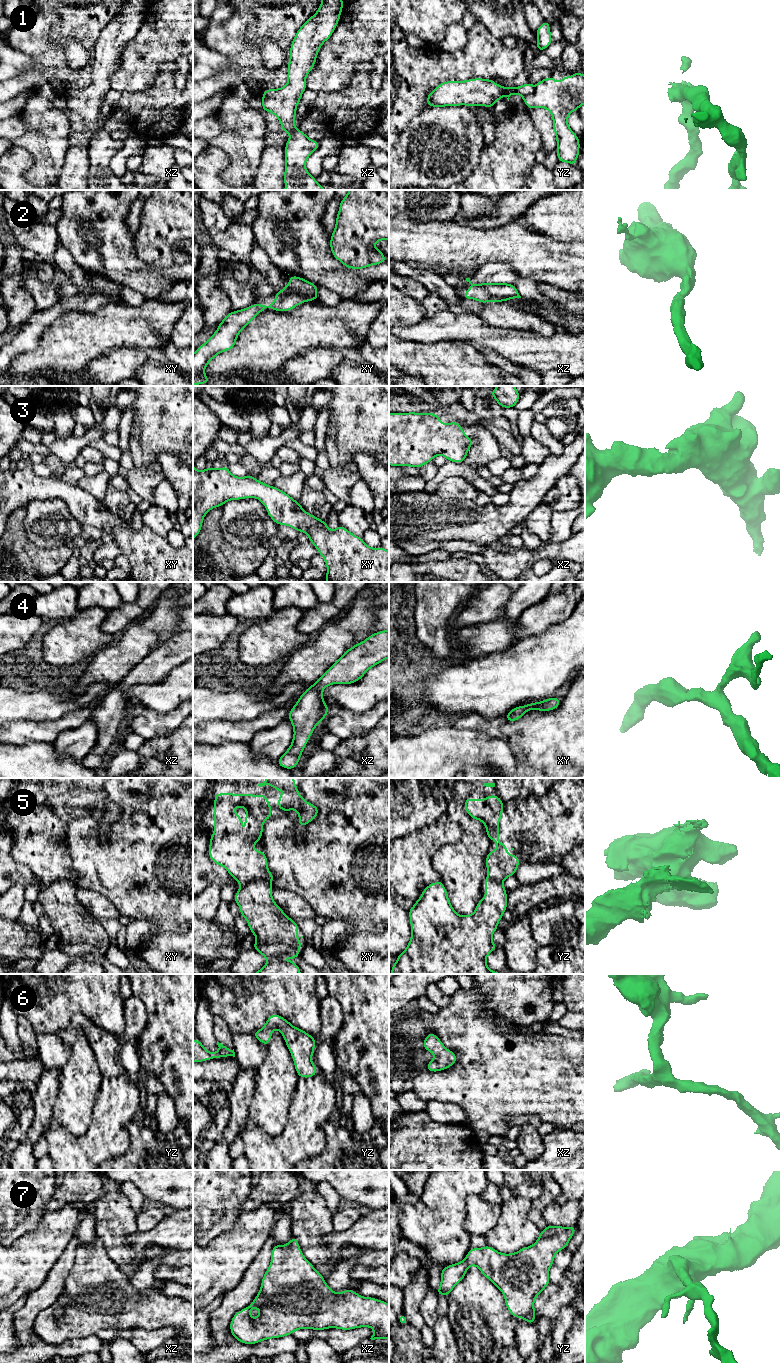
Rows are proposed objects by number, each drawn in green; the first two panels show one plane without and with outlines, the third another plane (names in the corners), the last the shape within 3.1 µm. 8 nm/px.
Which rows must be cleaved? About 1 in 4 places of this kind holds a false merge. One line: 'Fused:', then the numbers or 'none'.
Fused: 1, 5

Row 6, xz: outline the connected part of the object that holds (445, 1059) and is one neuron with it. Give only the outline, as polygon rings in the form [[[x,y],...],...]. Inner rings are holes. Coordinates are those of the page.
[[[428,1033],[422,1045],[425,1050],[435,1055],[435,1057],[426,1065],[427,1071],[442,1071],[450,1068],[457,1061],[455,1053],[447,1049],[434,1033]]]

